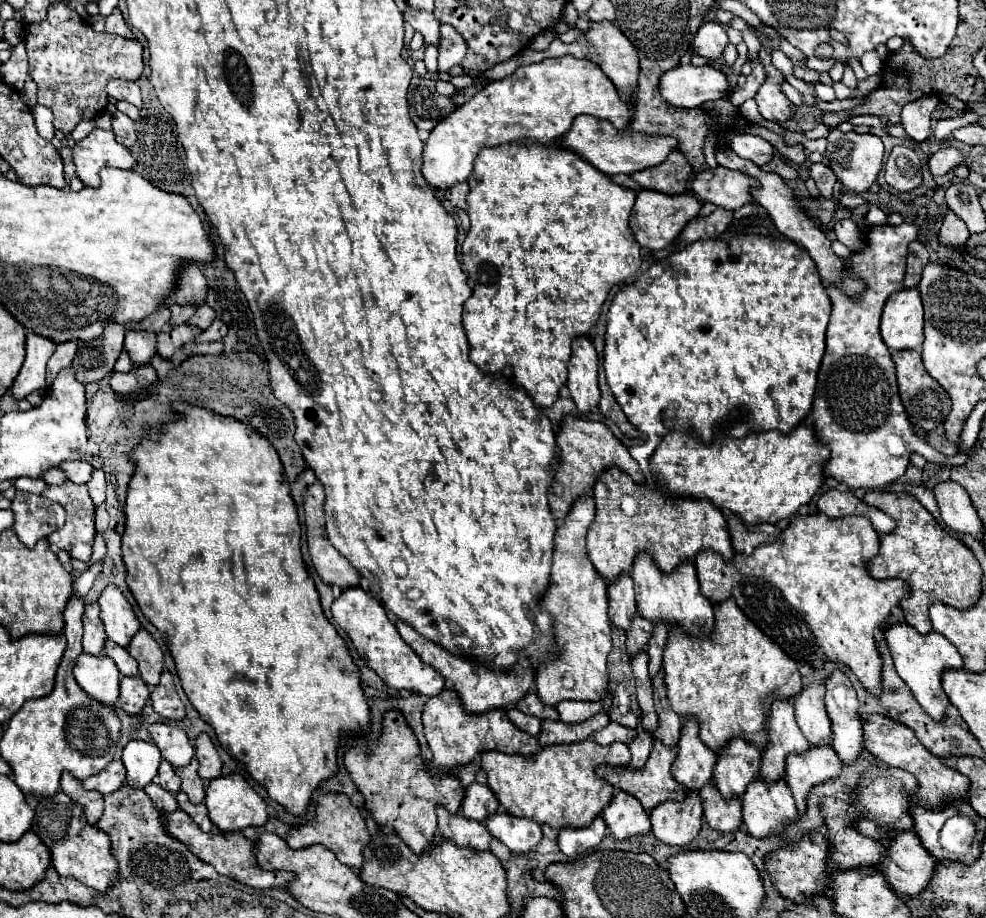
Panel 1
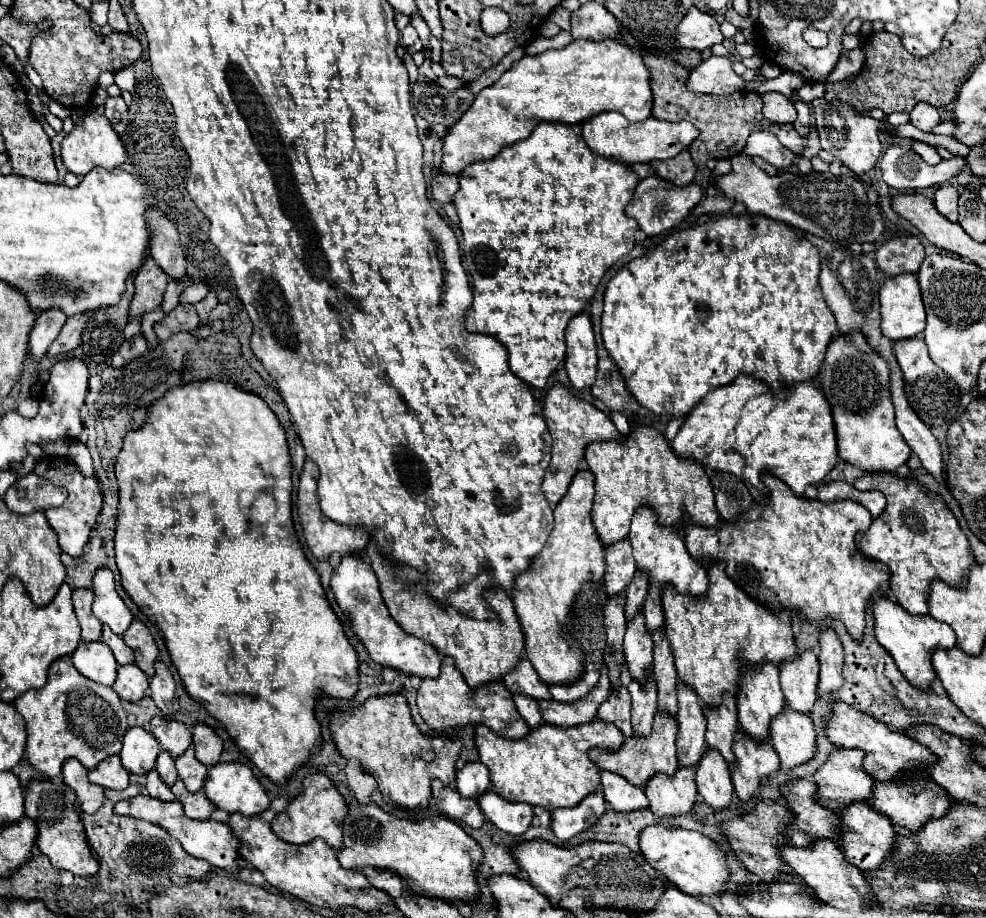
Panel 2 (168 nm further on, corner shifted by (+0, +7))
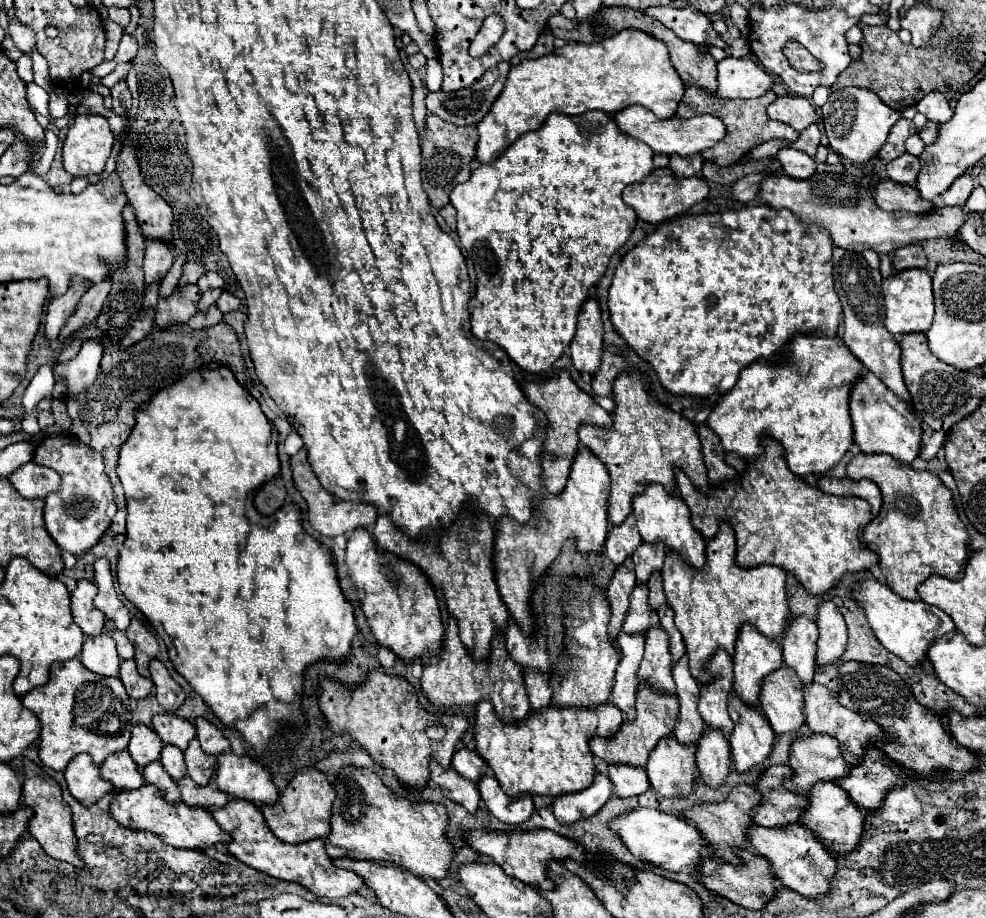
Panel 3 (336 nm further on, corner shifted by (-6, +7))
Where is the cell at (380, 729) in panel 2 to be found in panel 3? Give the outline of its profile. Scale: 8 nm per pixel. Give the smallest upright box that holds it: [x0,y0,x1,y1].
[320,670,468,788]

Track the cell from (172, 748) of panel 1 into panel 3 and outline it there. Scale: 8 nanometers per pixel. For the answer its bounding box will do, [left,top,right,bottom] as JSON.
[152,714,196,750]

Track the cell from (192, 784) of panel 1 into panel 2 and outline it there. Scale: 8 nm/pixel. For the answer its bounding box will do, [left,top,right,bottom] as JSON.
[176,746,206,792]

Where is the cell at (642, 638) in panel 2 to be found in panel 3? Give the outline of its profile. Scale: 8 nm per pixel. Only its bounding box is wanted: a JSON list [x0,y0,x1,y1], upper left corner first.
[622,586,660,636]

